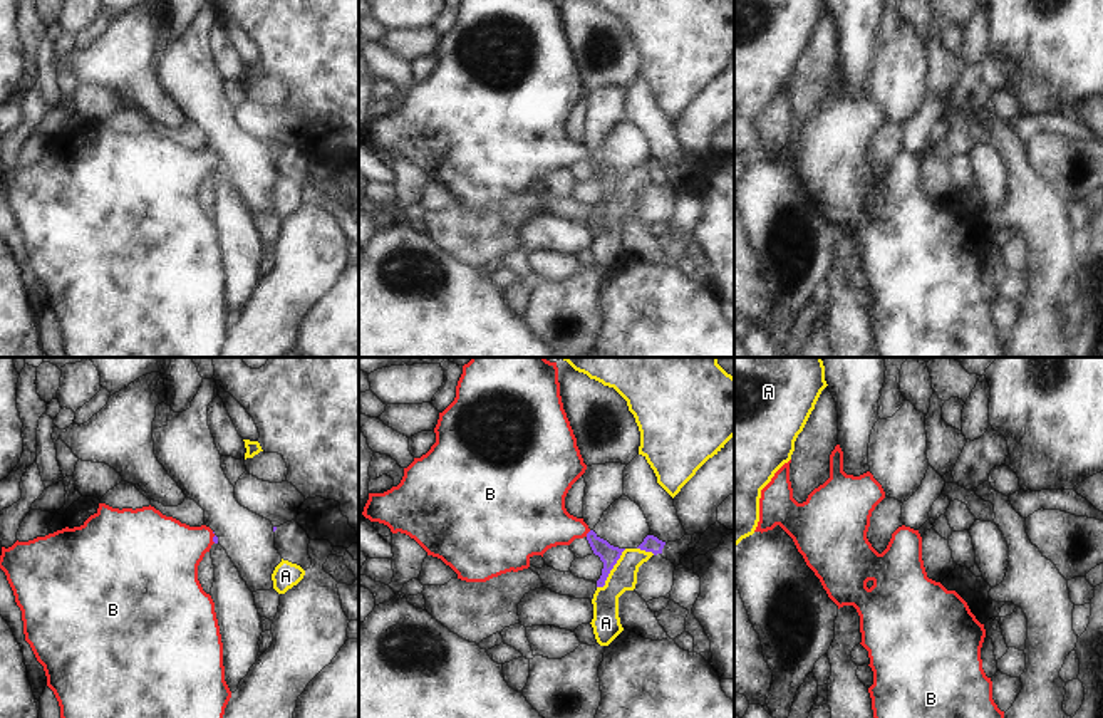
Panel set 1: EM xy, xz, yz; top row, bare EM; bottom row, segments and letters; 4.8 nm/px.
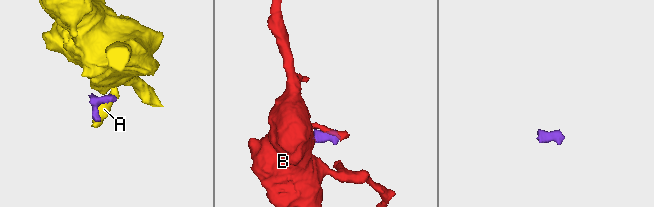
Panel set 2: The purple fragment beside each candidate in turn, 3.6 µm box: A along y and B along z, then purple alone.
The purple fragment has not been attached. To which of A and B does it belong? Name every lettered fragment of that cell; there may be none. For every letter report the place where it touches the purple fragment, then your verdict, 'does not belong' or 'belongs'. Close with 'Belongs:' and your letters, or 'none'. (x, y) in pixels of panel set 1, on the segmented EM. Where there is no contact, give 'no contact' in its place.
A: xz (611, 569) | does not belong
B: xz (587, 534) | belongs
Belongs: B

